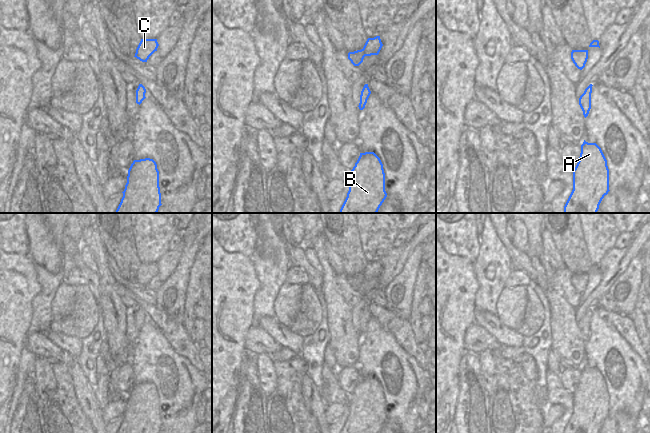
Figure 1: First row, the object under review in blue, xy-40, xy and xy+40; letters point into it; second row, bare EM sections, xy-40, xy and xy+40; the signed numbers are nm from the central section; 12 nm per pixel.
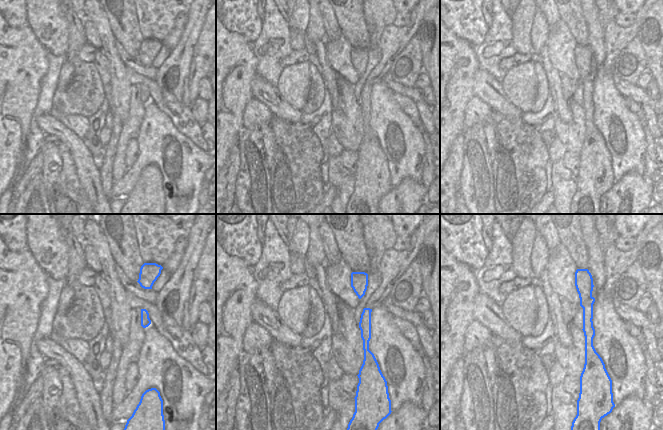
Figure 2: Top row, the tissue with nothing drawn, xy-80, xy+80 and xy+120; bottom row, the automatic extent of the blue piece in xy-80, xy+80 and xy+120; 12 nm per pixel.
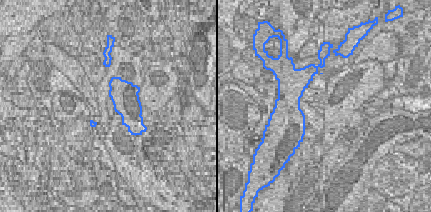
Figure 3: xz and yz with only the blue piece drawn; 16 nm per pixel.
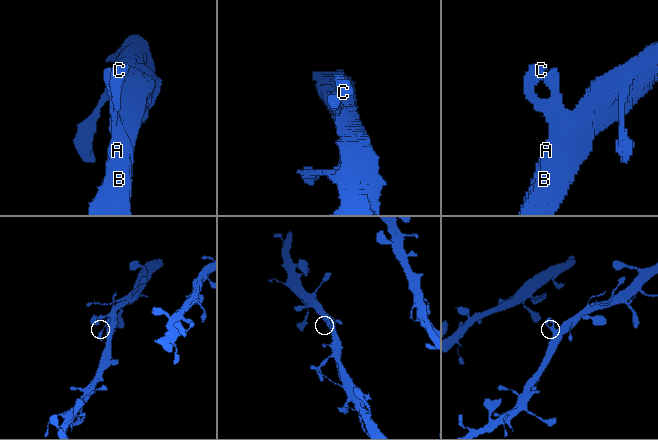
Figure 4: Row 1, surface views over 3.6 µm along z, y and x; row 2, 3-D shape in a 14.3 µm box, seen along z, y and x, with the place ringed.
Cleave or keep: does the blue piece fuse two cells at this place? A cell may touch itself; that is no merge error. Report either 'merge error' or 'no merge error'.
no merge error

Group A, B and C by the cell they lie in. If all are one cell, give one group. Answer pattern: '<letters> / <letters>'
A B C

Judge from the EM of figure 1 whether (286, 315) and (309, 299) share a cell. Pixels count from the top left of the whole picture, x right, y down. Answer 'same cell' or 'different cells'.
different cells

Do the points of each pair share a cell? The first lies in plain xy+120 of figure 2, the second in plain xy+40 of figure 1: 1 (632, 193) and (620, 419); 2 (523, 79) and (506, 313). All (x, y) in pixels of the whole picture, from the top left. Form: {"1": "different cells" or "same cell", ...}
{"1": "same cell", "2": "same cell"}

